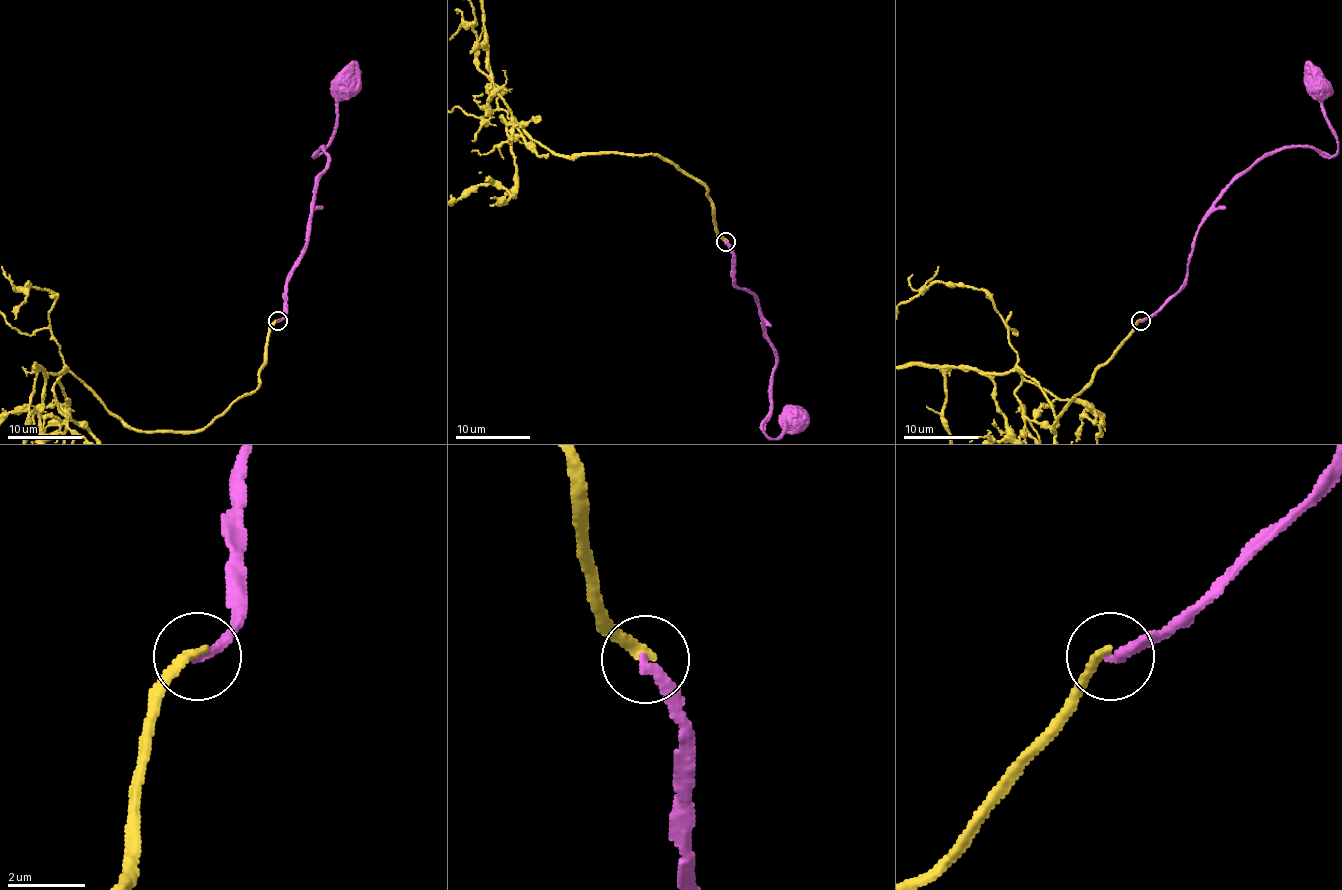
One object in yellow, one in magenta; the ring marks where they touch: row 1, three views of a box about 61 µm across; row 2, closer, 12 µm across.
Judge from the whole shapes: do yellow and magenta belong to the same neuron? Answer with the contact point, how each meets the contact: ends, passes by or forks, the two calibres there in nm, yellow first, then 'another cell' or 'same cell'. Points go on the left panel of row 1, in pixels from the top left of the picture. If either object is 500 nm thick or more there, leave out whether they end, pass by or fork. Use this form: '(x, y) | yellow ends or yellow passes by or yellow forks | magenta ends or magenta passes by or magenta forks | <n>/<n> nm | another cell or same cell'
(278, 321) | yellow ends | magenta ends | 280/240 nm | another cell

